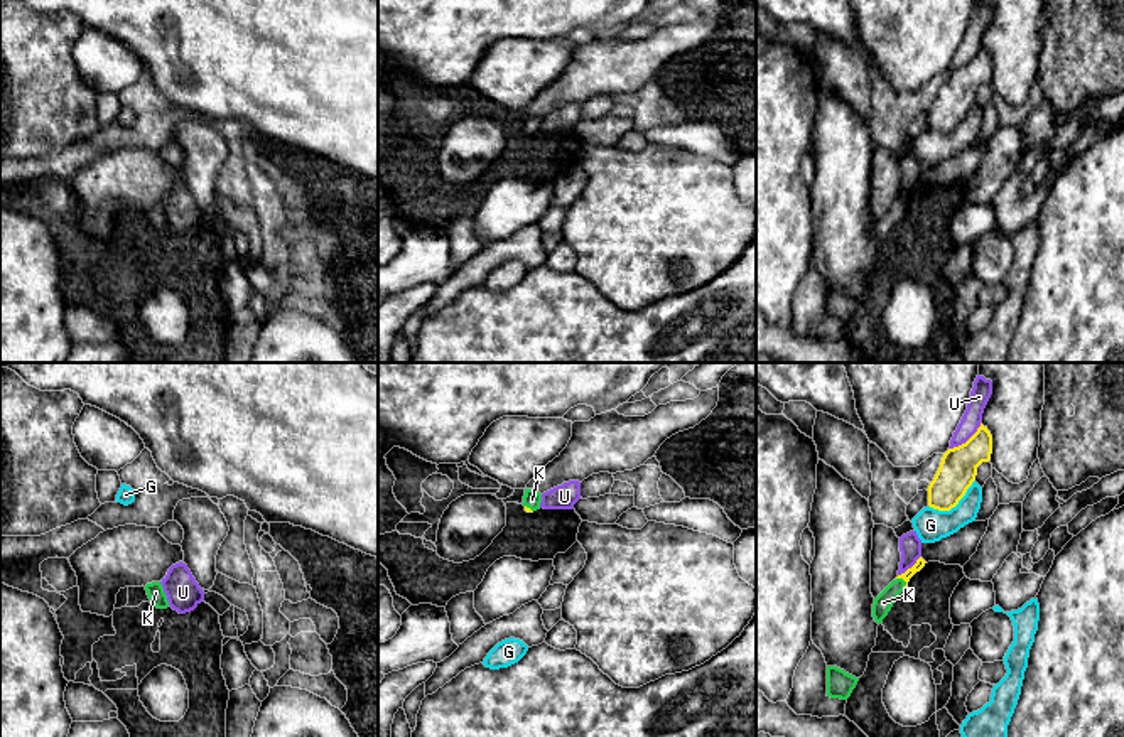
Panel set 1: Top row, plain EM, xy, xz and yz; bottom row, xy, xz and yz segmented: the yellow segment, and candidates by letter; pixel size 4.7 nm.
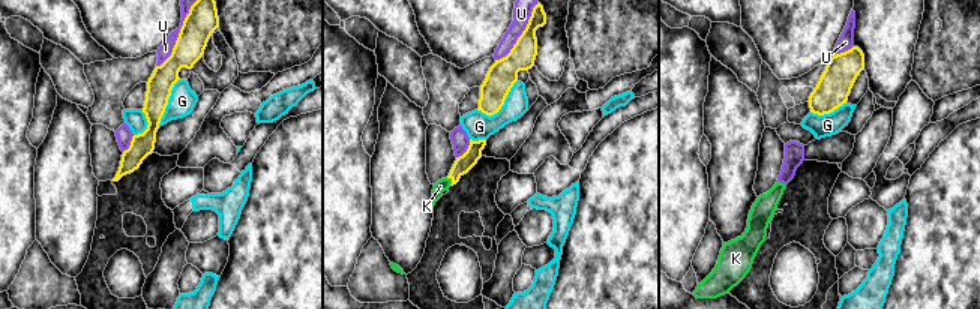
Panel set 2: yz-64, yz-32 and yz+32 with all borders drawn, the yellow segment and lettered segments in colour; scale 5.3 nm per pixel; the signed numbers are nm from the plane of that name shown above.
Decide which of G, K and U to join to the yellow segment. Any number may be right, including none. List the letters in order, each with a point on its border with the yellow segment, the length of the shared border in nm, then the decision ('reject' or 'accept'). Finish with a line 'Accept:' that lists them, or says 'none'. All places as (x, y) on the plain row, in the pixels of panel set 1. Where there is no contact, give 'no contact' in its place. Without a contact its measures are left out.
G: contact yz (954, 129); length 260 nm; reject
K: contact yz (903, 201); length 70 nm; reject
U: contact yz (967, 63); length 200 nm; reject
Accept: none

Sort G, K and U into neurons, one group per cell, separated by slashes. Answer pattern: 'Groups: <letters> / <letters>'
Groups: G / K / U

